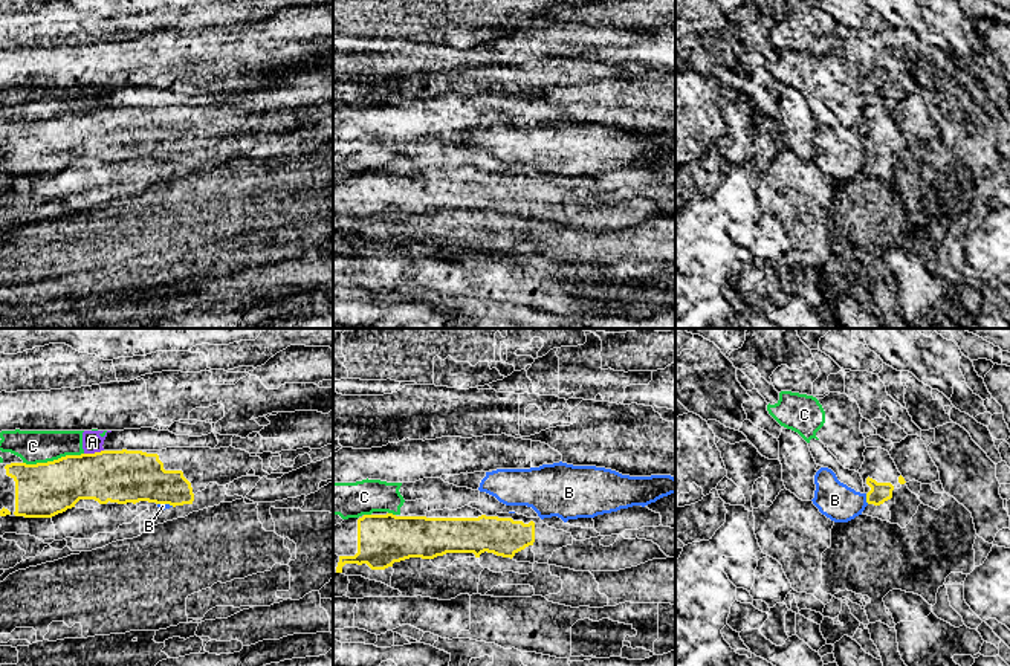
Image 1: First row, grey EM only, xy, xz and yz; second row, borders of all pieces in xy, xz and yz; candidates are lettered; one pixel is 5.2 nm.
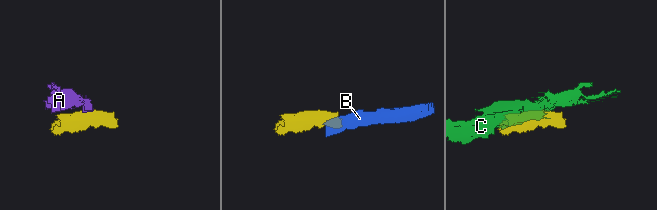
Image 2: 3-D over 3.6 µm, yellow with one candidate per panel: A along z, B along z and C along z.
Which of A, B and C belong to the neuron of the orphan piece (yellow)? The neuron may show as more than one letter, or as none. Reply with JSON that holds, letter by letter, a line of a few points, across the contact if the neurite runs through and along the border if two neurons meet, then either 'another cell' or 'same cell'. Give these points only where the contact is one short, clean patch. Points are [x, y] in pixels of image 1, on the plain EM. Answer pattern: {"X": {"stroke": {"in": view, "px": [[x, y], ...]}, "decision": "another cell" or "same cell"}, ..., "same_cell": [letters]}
{"A": {"stroke": {"in": "xy", "px": [[103, 107], [84, 112]]}, "decision": "another cell"}, "B": {"stroke": {"in": "yz", "px": [[865, 151], [868, 161]]}, "decision": "another cell"}, "C": {"decision": "another cell"}, "same_cell": []}

